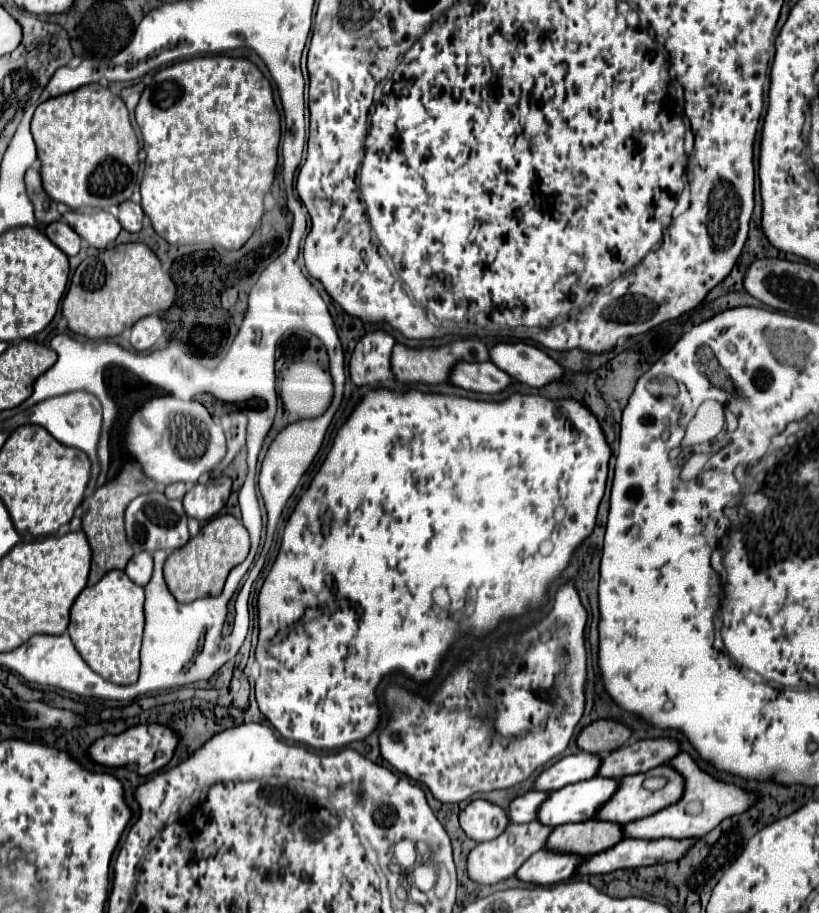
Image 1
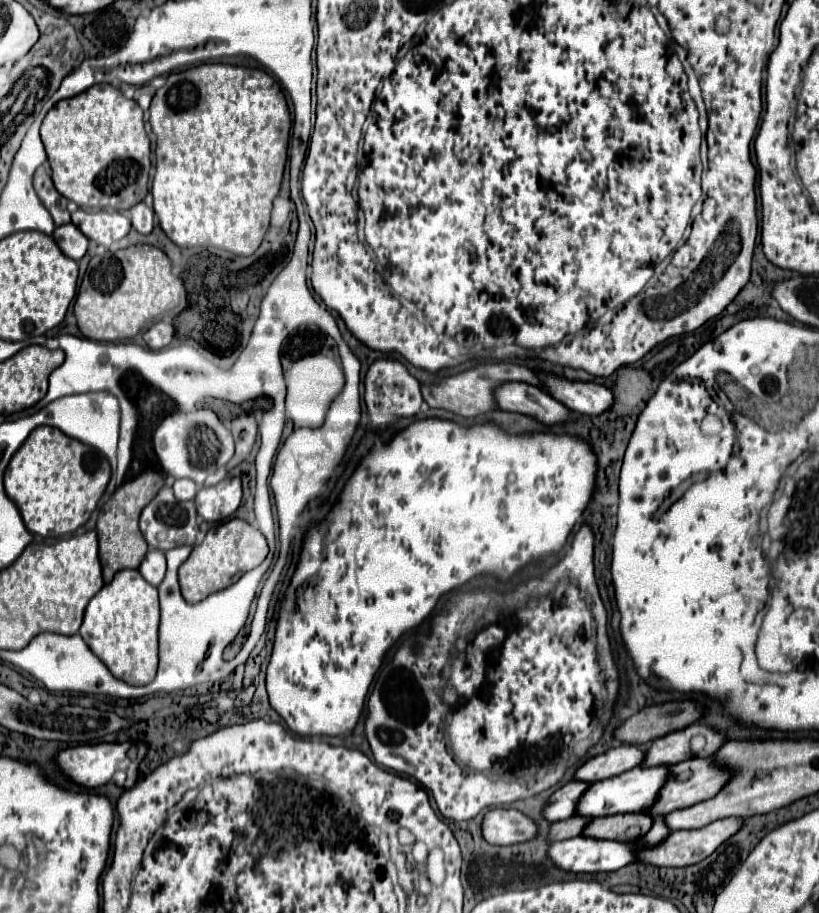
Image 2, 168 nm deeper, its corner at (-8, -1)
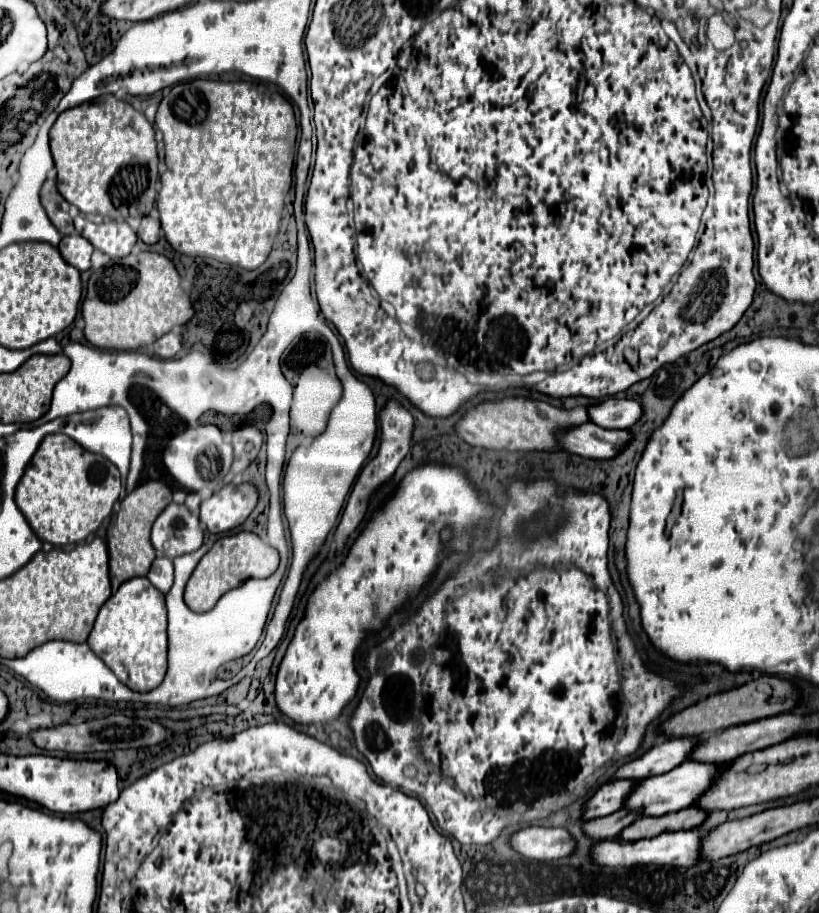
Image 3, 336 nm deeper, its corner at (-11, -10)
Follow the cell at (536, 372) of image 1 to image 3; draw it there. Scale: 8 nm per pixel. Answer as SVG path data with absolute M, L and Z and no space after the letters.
M610 397L600 405L588 409L590 421L606 429L628 429L636 419L642 417L642 407L634 399L616 399Z

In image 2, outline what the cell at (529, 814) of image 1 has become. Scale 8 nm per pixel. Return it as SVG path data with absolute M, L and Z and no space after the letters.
M569 782L563 788L559 788L557 792L553 792L541 810L543 818L549 822L557 822L557 820L573 816L579 796L585 792L587 786L589 784L585 784L585 782Z

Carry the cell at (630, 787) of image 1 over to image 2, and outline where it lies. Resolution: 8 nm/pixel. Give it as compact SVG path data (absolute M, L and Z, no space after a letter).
M691 758L669 768L671 774L675 770L691 770L691 778L685 782L675 782L673 778L669 778L669 782L665 782L665 786L661 788L657 802L649 806L649 810L643 810L643 814L657 818L677 808L689 808L701 800L713 798L729 780L727 770L713 766L709 758Z

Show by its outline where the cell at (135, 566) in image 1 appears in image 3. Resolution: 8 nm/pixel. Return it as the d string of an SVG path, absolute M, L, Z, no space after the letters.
M156 557L152 567L150 567L150 573L148 573L148 579L150 583L162 591L162 593L168 593L172 583L174 583L174 567L172 567L172 559L164 559L164 557Z

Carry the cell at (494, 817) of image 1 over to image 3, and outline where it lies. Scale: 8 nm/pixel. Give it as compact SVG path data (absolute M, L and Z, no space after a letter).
M526 827L512 835L512 847L528 859L554 861L570 857L576 841L564 827Z

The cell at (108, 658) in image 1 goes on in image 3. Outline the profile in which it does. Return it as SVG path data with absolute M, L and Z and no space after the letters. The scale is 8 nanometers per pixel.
M134 577L102 605L88 637L90 649L132 691L146 693L158 687L166 675L166 595L146 577Z

